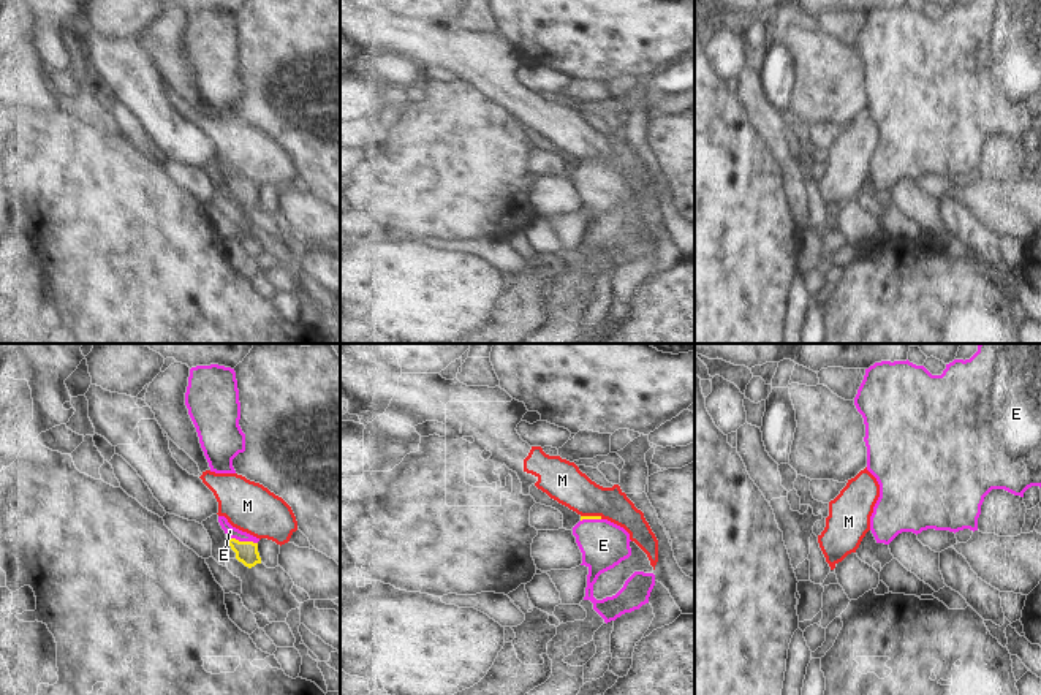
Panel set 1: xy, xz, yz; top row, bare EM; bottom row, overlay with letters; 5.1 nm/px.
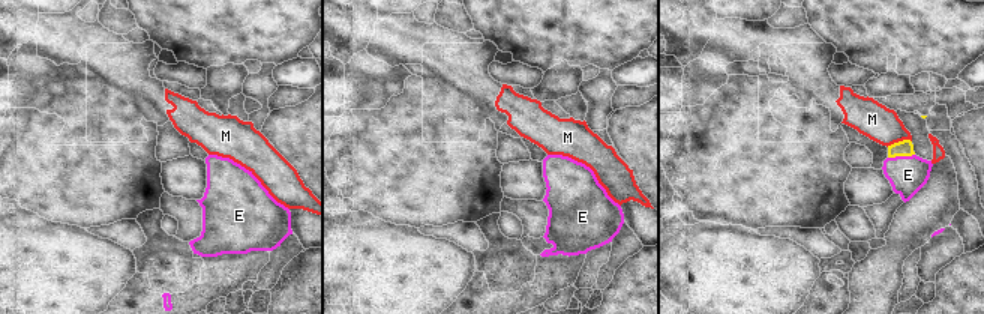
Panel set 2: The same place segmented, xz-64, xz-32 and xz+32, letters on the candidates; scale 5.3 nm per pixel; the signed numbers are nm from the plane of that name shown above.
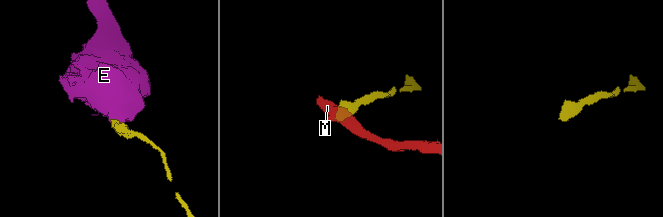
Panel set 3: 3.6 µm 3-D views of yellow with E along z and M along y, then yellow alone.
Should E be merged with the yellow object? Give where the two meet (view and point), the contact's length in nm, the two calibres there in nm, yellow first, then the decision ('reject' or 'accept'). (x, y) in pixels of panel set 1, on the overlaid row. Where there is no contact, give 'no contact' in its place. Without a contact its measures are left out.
xy (242, 542) | 170 nm | 110/60 nm | accept

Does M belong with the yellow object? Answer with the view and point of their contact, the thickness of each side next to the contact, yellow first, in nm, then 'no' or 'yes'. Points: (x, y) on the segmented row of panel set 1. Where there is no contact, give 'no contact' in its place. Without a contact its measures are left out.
xz (592, 516) | 20/200 nm | no

